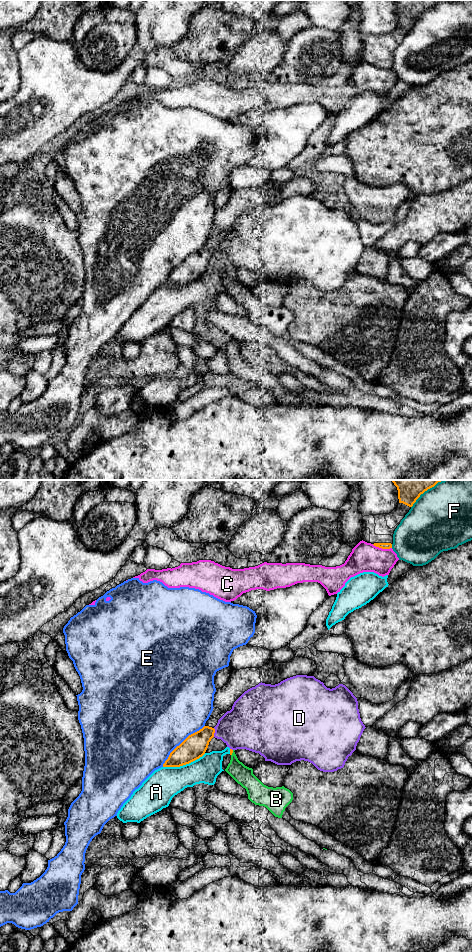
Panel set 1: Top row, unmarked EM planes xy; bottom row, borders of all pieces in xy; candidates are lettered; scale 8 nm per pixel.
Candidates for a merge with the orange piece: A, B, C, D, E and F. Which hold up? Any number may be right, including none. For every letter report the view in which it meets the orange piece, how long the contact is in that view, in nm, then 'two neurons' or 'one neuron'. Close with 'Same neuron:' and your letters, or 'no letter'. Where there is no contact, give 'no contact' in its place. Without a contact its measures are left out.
A: meets orange in xy; contact 360 nm long; two neurons
B: meets orange in xy; contact 50 nm long; two neurons
C: meets orange in xy; contact 160 nm long; two neurons
D: meets orange in xy; contact 70 nm long; two neurons
E: meets orange in xy; contact 480 nm long; two neurons
F: meets orange in xy; contact 340 nm long; two neurons
Same neuron: no letter

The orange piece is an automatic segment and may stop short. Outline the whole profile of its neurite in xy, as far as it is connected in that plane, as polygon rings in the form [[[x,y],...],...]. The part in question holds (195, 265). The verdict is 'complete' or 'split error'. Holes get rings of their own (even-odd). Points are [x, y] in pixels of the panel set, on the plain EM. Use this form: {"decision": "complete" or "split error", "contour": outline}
{"decision": "complete", "contour": [[[204,246],[199,251],[189,255],[169,275],[163,287],[180,287],[202,277],[214,257],[215,249]]]}

